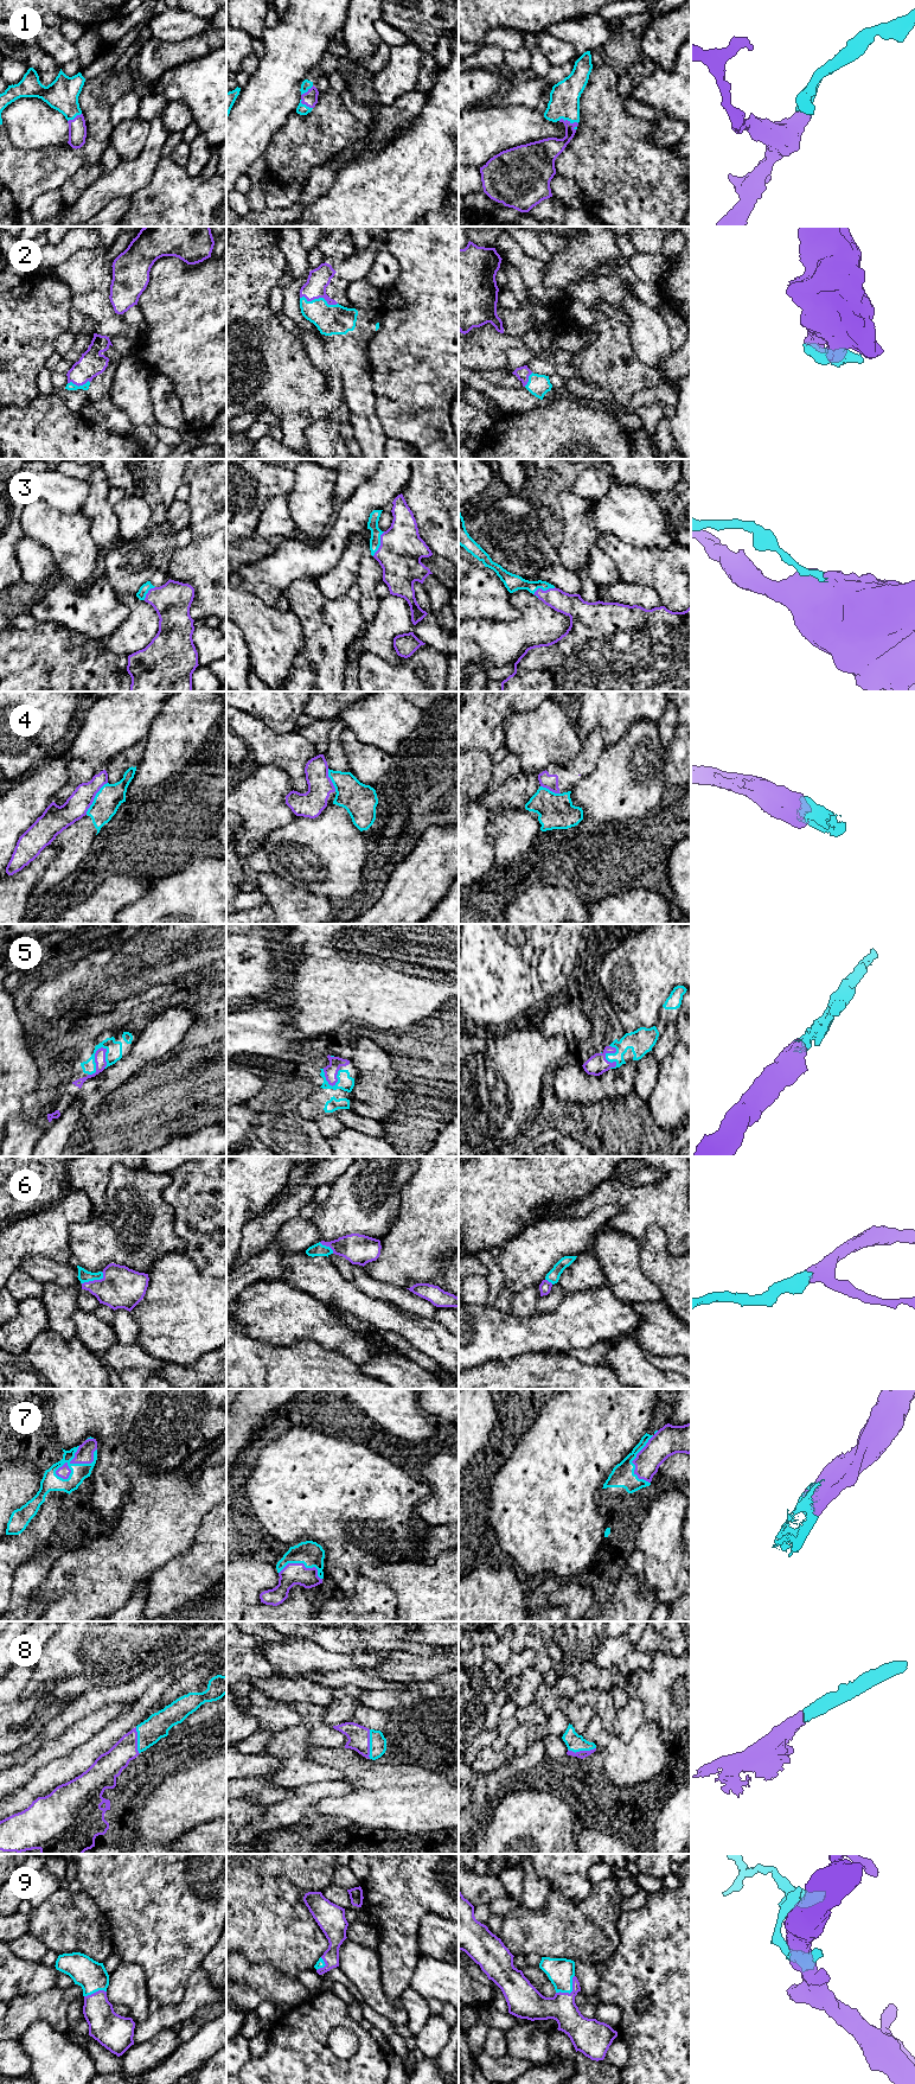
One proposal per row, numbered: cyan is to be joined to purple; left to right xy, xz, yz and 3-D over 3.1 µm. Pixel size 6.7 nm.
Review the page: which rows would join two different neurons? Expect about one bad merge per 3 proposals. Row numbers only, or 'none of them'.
4

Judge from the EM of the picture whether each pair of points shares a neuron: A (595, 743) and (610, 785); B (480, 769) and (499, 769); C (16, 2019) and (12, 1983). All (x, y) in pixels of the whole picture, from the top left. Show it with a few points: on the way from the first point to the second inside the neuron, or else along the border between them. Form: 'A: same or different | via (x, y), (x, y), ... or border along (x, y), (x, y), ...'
A: different | border along (605, 749), (595, 768), (583, 778)
B: different | border along (493, 765), (493, 775), (487, 789)
C: different | border along (40, 1993), (18, 1994), (12, 1999)

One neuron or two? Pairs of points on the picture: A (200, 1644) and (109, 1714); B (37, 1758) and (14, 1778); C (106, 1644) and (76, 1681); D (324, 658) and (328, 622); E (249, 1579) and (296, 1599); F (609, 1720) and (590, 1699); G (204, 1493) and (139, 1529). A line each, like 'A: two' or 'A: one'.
A: two
B: one
C: two
D: one
E: two
F: one
G: one

